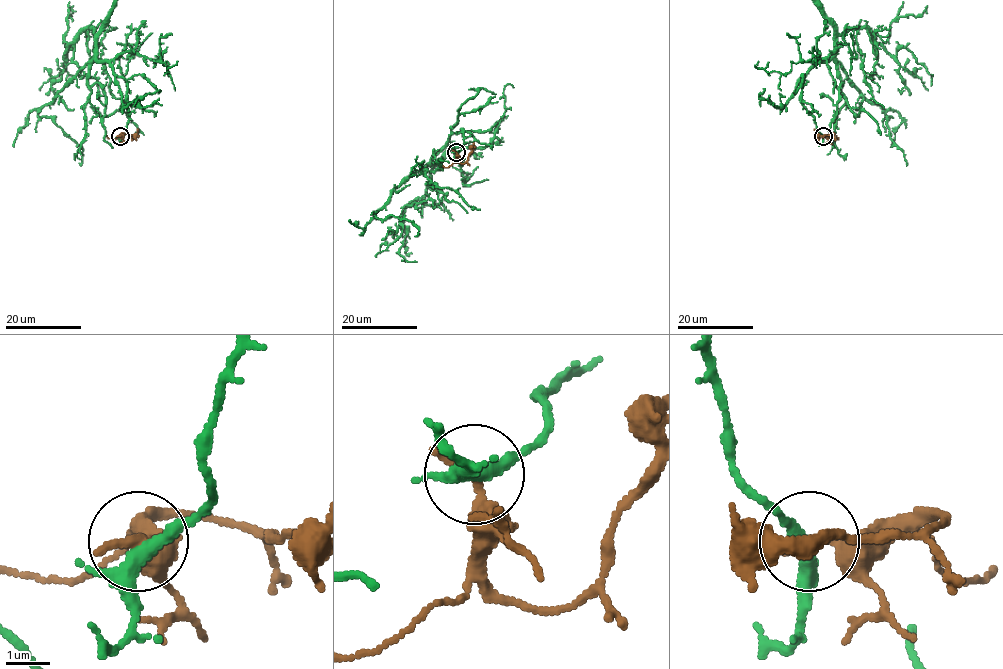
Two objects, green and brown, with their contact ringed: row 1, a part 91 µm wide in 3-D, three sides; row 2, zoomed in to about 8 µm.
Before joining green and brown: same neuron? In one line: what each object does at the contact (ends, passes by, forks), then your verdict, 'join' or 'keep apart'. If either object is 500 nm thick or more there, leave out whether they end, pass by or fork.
green forks; brown ends; keep apart

